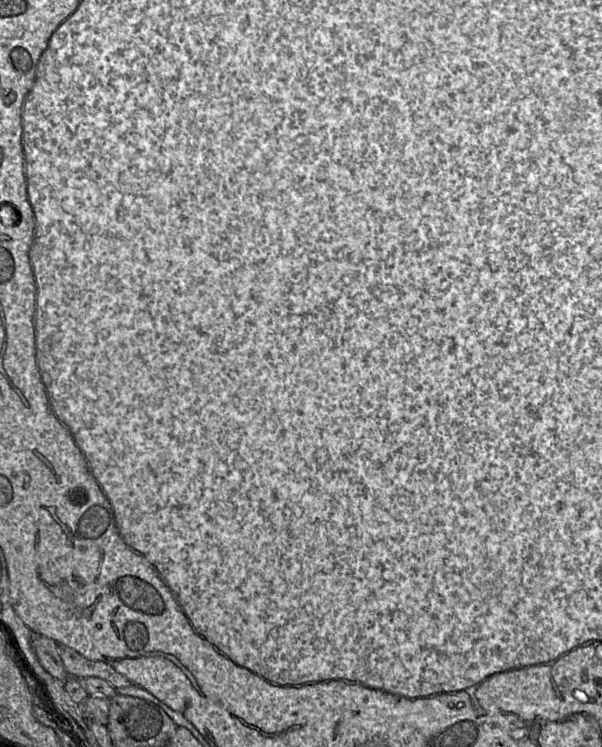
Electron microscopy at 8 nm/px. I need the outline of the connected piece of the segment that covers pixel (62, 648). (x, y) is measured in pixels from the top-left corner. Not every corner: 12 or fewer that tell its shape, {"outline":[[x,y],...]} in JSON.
{"outline":[[59,645],[69,677],[99,677],[115,688],[133,685],[109,664]]}

